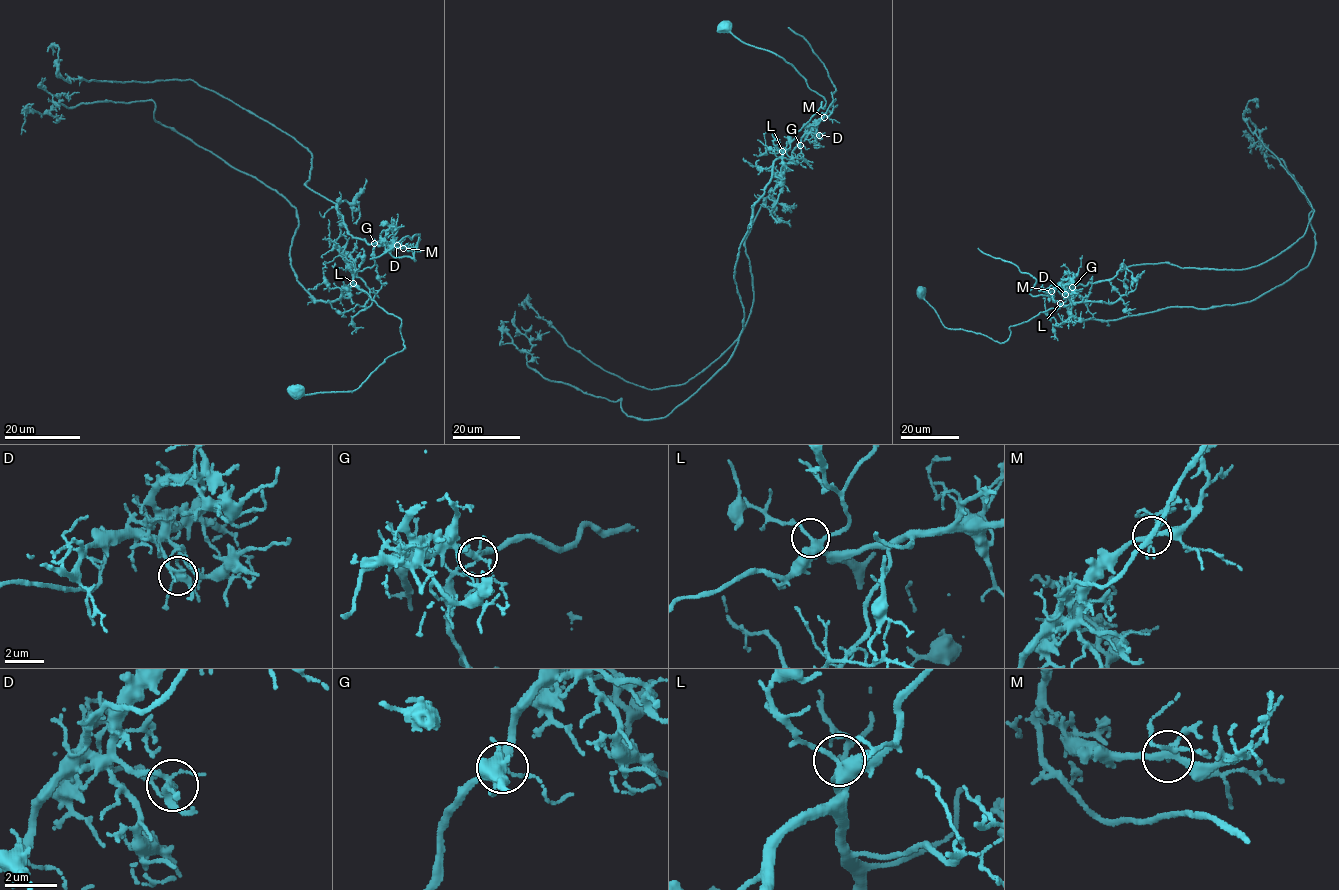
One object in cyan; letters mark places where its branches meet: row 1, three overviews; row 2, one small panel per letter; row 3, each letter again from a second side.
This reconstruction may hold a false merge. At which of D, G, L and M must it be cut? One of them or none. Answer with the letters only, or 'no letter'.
G

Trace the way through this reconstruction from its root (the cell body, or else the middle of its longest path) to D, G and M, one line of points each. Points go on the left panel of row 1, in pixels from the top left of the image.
D: (353, 282), (356, 272), (375, 264), (373, 244), (397, 245)
G: (353, 282), (356, 272), (375, 264), (374, 243)
M: (353, 282), (356, 272), (375, 264), (373, 244), (386, 242), (403, 248)

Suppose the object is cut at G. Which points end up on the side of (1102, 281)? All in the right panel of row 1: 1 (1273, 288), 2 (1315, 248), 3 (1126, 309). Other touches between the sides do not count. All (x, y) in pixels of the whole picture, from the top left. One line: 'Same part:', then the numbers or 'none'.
Same part: none

